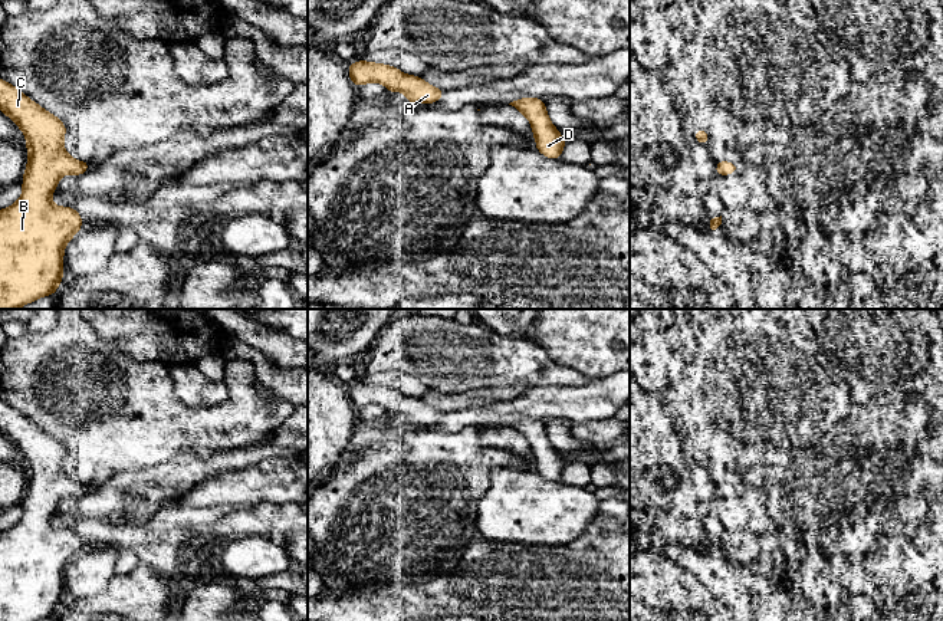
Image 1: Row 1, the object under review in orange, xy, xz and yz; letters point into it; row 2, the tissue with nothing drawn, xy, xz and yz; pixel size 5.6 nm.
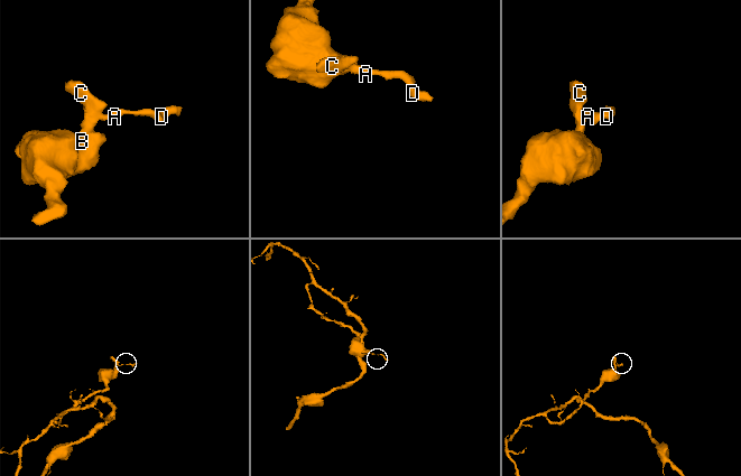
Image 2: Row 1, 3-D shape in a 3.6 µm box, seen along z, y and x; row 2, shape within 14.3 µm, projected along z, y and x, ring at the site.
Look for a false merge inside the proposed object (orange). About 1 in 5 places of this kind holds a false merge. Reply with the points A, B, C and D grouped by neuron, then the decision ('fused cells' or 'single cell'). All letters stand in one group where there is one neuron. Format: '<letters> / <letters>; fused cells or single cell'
A B C D; single cell

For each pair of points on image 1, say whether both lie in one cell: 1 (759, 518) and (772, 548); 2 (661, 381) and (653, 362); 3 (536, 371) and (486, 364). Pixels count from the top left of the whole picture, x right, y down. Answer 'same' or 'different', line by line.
1: same
2: same
3: same

